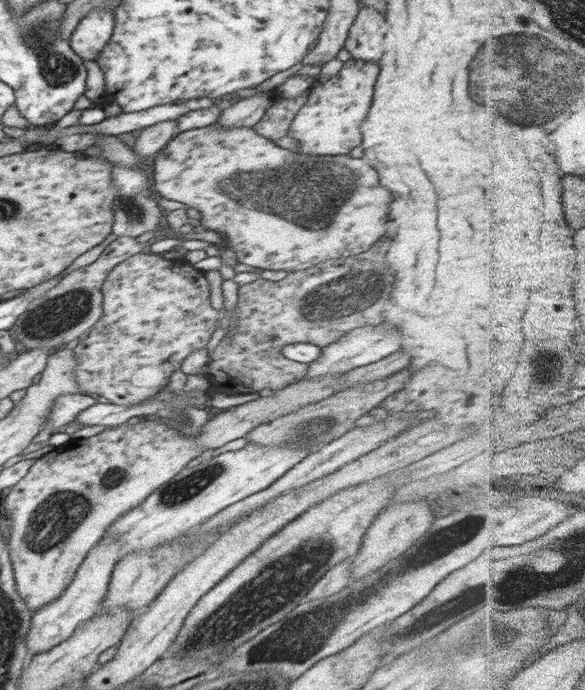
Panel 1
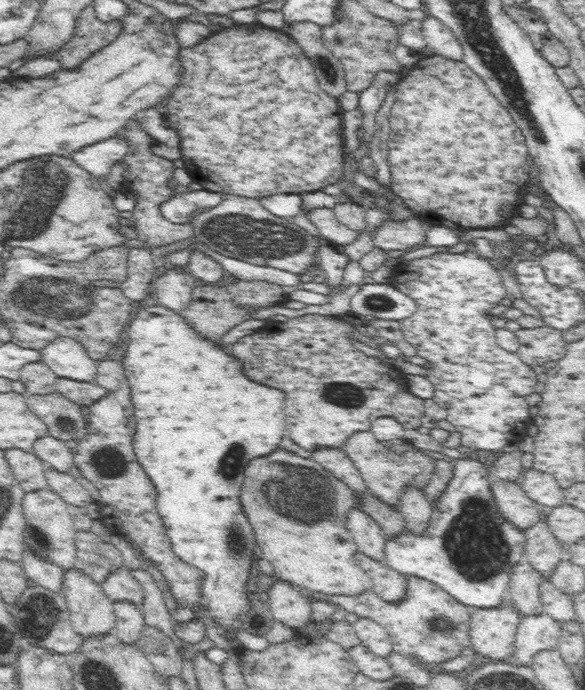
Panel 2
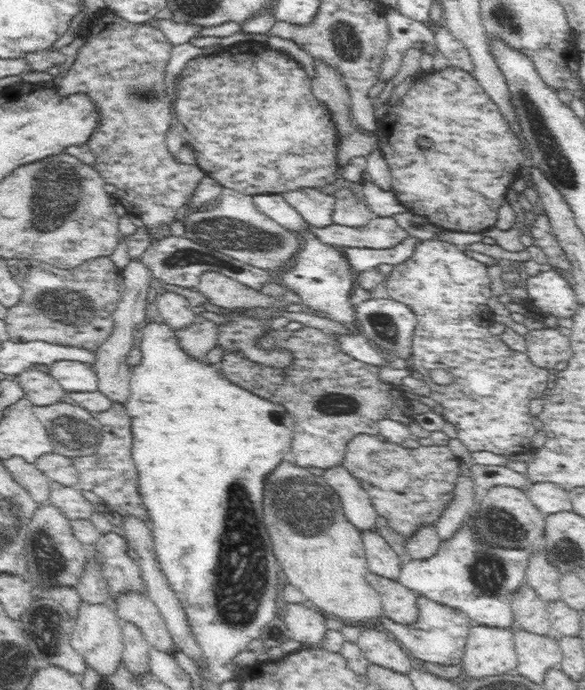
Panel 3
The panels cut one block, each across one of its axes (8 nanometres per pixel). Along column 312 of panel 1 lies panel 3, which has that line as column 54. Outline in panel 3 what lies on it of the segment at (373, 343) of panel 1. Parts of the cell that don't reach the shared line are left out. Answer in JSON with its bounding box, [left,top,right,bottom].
[49,360,98,392]

